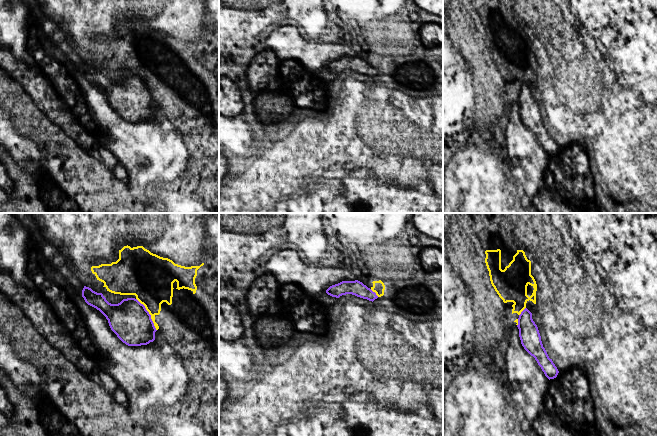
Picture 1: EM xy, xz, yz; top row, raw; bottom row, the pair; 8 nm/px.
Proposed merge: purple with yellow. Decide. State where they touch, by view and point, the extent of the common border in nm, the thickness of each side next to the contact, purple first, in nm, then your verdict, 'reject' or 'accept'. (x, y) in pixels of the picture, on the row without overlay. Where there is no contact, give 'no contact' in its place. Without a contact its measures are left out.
contact xy (149, 90); length 300 nm; calibres 320 and 340 nm; reject

